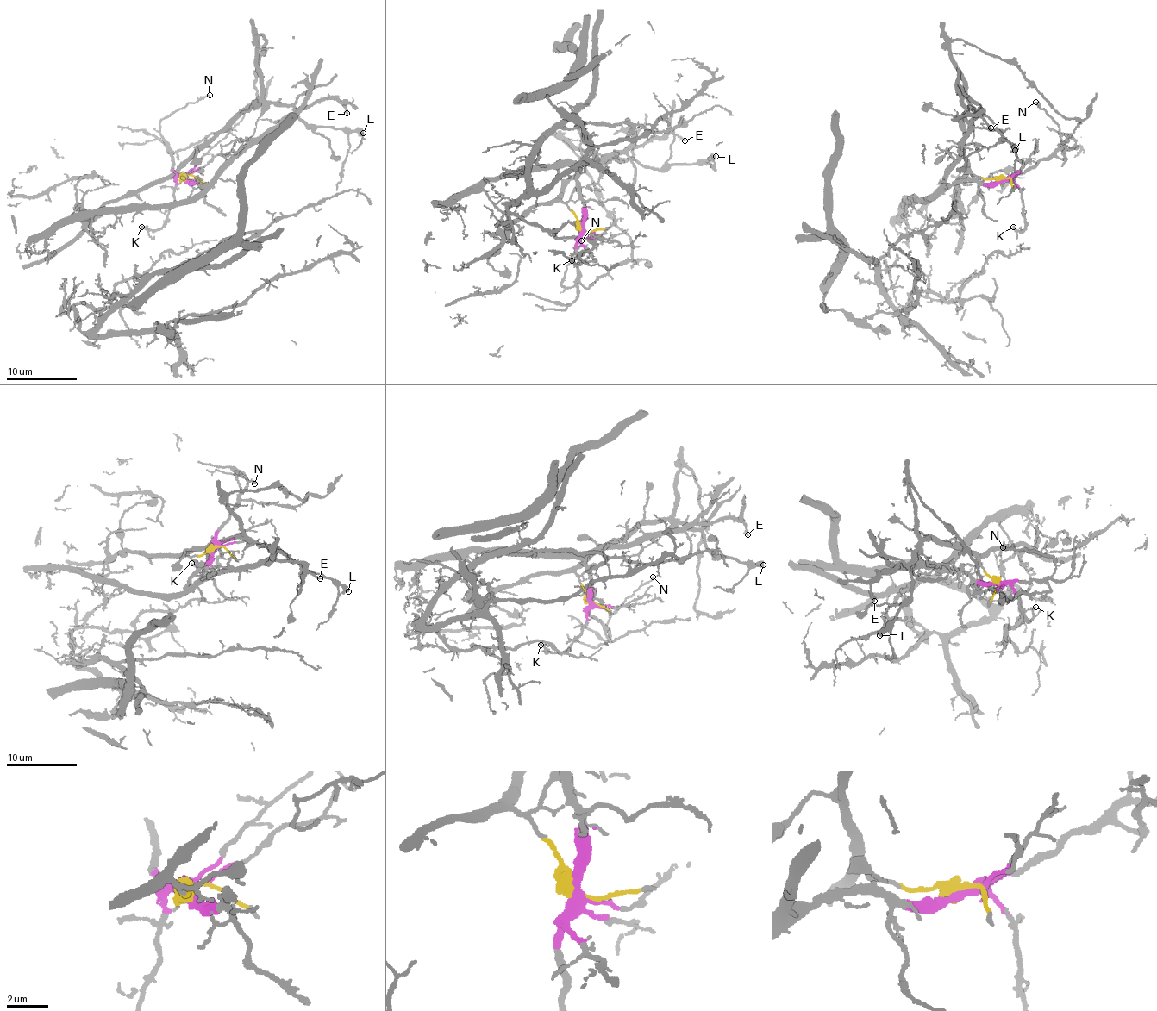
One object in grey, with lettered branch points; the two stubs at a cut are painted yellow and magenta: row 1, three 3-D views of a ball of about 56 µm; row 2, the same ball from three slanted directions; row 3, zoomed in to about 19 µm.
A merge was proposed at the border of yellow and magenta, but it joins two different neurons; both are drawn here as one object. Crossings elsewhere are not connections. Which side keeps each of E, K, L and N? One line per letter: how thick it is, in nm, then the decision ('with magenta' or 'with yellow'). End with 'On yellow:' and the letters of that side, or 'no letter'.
E: 160 nm | with magenta
K: 200 nm | with magenta
L: 550 nm | with yellow
N: 140 nm | with magenta
On yellow: L

